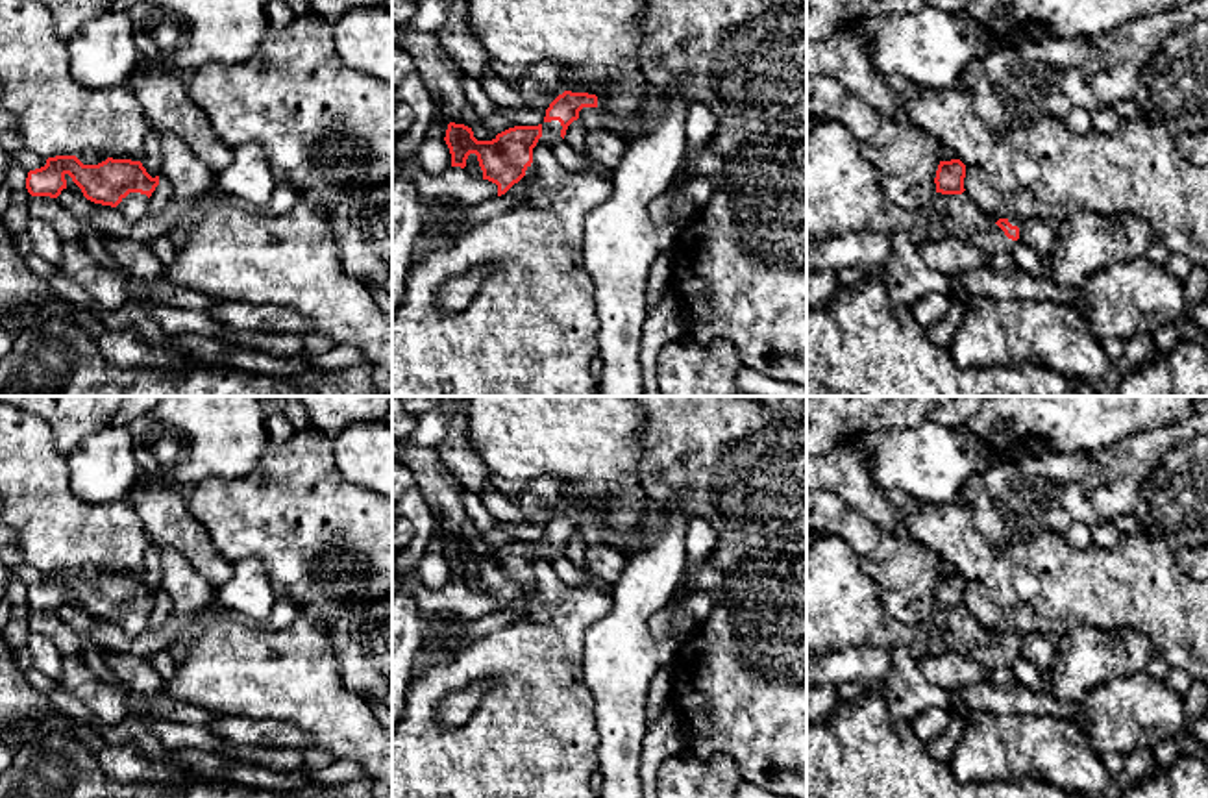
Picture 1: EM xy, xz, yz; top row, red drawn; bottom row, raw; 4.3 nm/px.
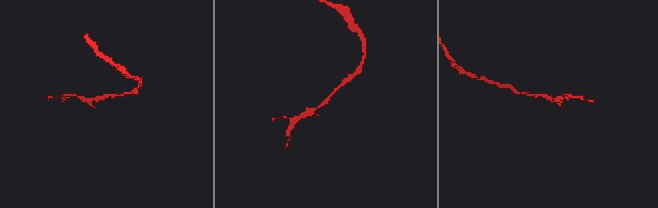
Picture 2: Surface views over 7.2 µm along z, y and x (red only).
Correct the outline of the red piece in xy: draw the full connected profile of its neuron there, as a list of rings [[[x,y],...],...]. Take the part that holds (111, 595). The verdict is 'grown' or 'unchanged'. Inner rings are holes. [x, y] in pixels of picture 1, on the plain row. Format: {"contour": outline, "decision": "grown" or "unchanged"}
{"contour": [[[55,570],[28,587],[26,604],[31,611],[57,613],[67,604],[67,589],[87,615],[117,622],[128,635],[146,631],[159,600],[159,591],[152,592],[141,576],[107,572],[98,580],[83,580],[76,570]]], "decision": "grown"}

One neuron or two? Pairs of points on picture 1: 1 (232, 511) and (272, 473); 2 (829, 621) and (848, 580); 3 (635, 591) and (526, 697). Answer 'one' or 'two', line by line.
1: one
2: one
3: two

